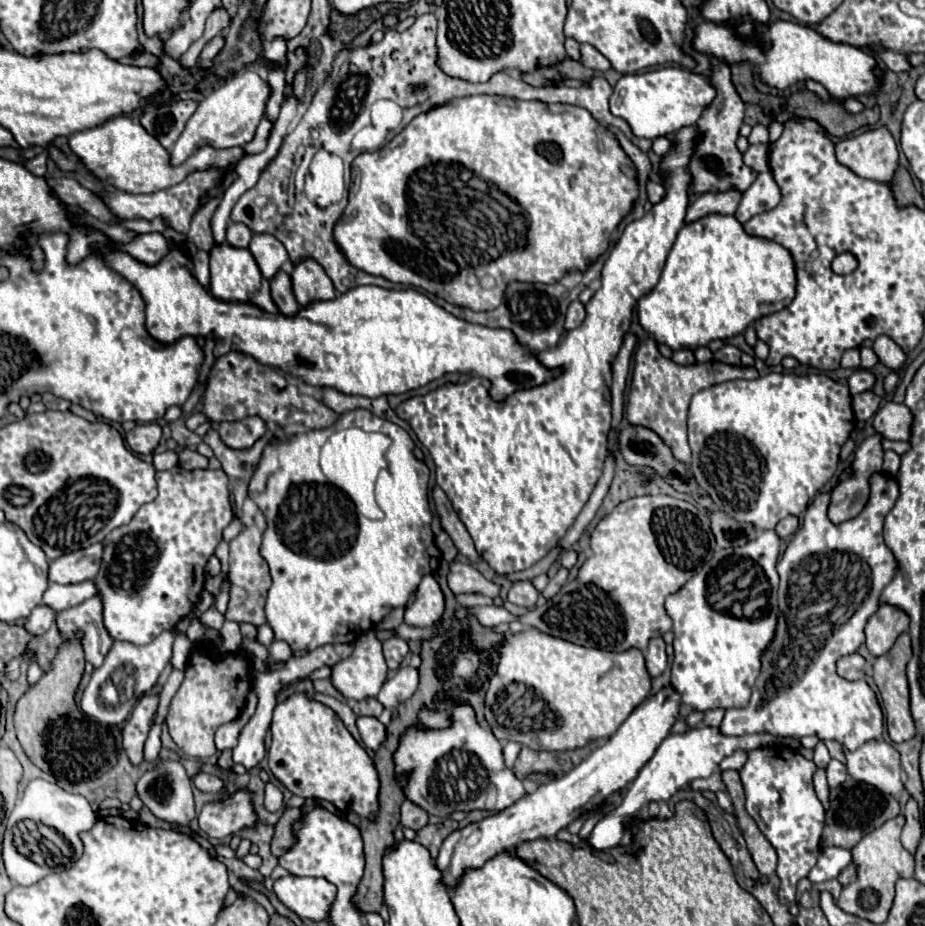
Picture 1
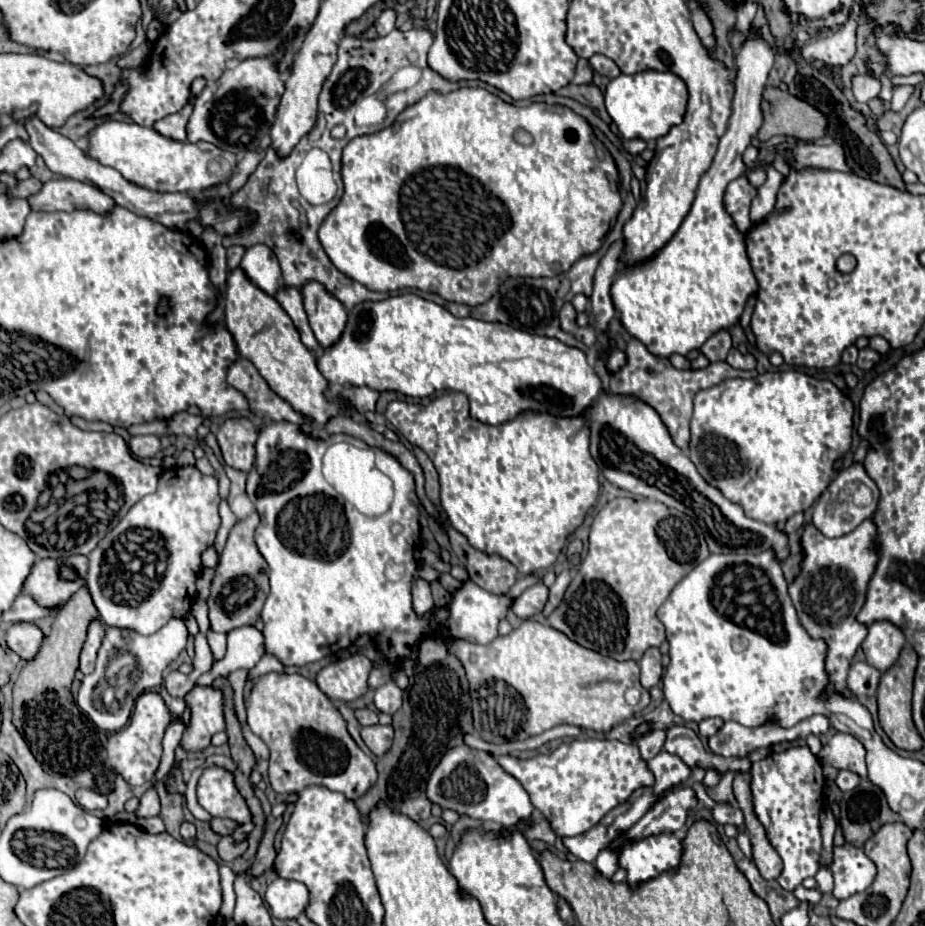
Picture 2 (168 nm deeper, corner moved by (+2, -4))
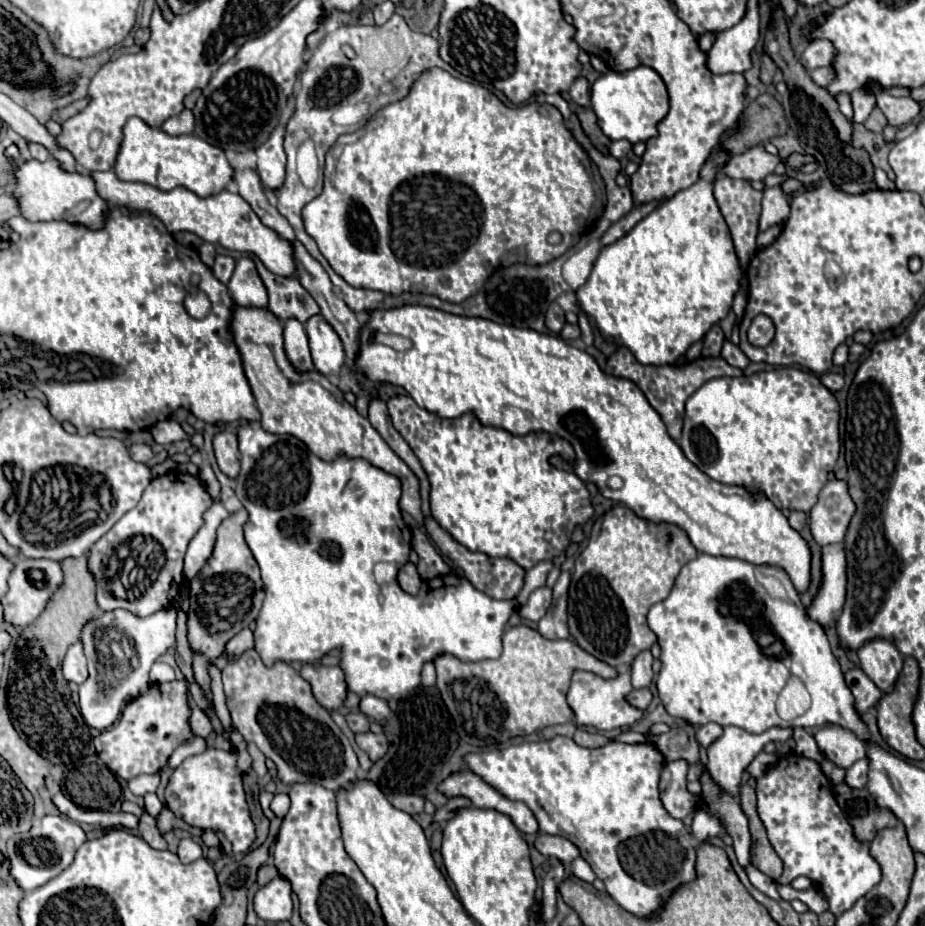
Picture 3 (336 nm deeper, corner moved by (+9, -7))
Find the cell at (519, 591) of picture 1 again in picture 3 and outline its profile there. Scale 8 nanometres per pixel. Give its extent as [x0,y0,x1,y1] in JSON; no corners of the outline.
[518,587,552,621]

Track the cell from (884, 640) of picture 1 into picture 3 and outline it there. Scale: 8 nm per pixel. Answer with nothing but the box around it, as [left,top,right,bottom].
[858,639,904,693]

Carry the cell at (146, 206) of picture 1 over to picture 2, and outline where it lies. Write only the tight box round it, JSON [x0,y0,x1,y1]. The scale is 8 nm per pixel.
[29,178,117,214]

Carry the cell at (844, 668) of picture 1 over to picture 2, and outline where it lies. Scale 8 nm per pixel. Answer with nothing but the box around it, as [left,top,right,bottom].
[847,662,881,696]

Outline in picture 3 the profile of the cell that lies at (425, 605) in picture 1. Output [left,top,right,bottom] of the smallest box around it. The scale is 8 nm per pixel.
[398,561,422,595]

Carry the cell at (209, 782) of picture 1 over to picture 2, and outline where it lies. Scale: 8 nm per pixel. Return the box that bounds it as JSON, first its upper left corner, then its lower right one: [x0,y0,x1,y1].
[197,768,251,840]

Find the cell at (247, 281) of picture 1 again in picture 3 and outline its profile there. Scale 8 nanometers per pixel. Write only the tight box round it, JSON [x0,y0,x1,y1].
[232,307,424,527]

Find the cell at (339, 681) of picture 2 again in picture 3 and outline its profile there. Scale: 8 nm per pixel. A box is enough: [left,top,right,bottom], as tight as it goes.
[300,663,346,709]

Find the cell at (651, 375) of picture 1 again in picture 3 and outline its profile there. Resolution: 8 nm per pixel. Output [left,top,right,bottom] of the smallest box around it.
[606,347,742,441]

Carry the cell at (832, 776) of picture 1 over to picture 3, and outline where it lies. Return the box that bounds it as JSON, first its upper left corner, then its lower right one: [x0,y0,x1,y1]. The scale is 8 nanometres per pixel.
[846,759,870,789]

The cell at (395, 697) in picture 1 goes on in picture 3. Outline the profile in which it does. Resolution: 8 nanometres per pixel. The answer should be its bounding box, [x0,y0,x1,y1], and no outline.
[360,695,390,723]

